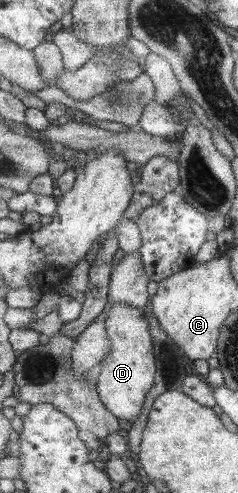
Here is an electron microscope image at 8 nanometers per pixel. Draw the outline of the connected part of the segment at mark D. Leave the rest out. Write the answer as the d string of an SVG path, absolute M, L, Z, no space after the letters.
M117 302L109 310L107 333L113 348L97 373L97 386L101 400L117 418L127 420L131 425L141 416L145 400L156 382L157 357L146 315L143 309L125 302Z

